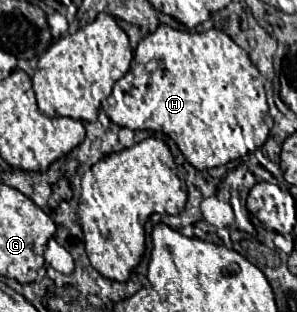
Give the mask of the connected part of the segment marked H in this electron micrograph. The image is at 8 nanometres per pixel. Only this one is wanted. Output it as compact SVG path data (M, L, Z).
M162 24L142 38L136 46L130 72L114 84L106 104L106 114L114 124L130 130L164 132L178 144L180 152L196 170L208 170L246 156L246 152L260 148L270 132L266 124L268 104L262 74L250 62L248 54L234 44L228 34L216 28L200 34L174 30Z

